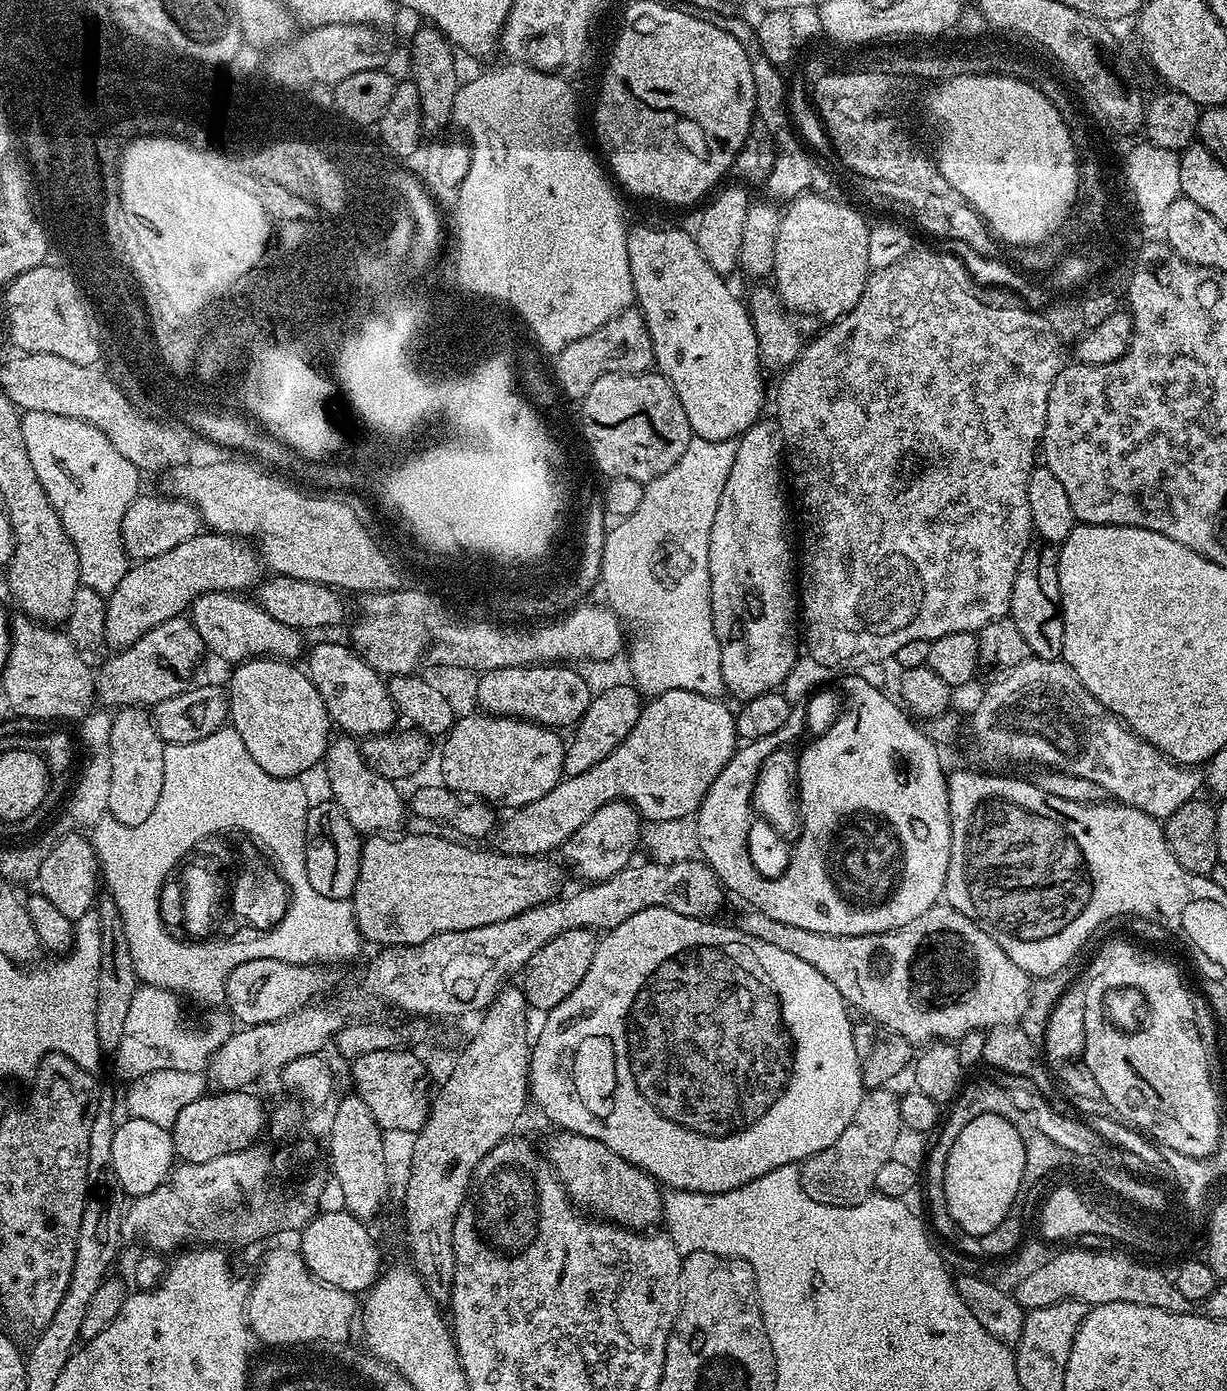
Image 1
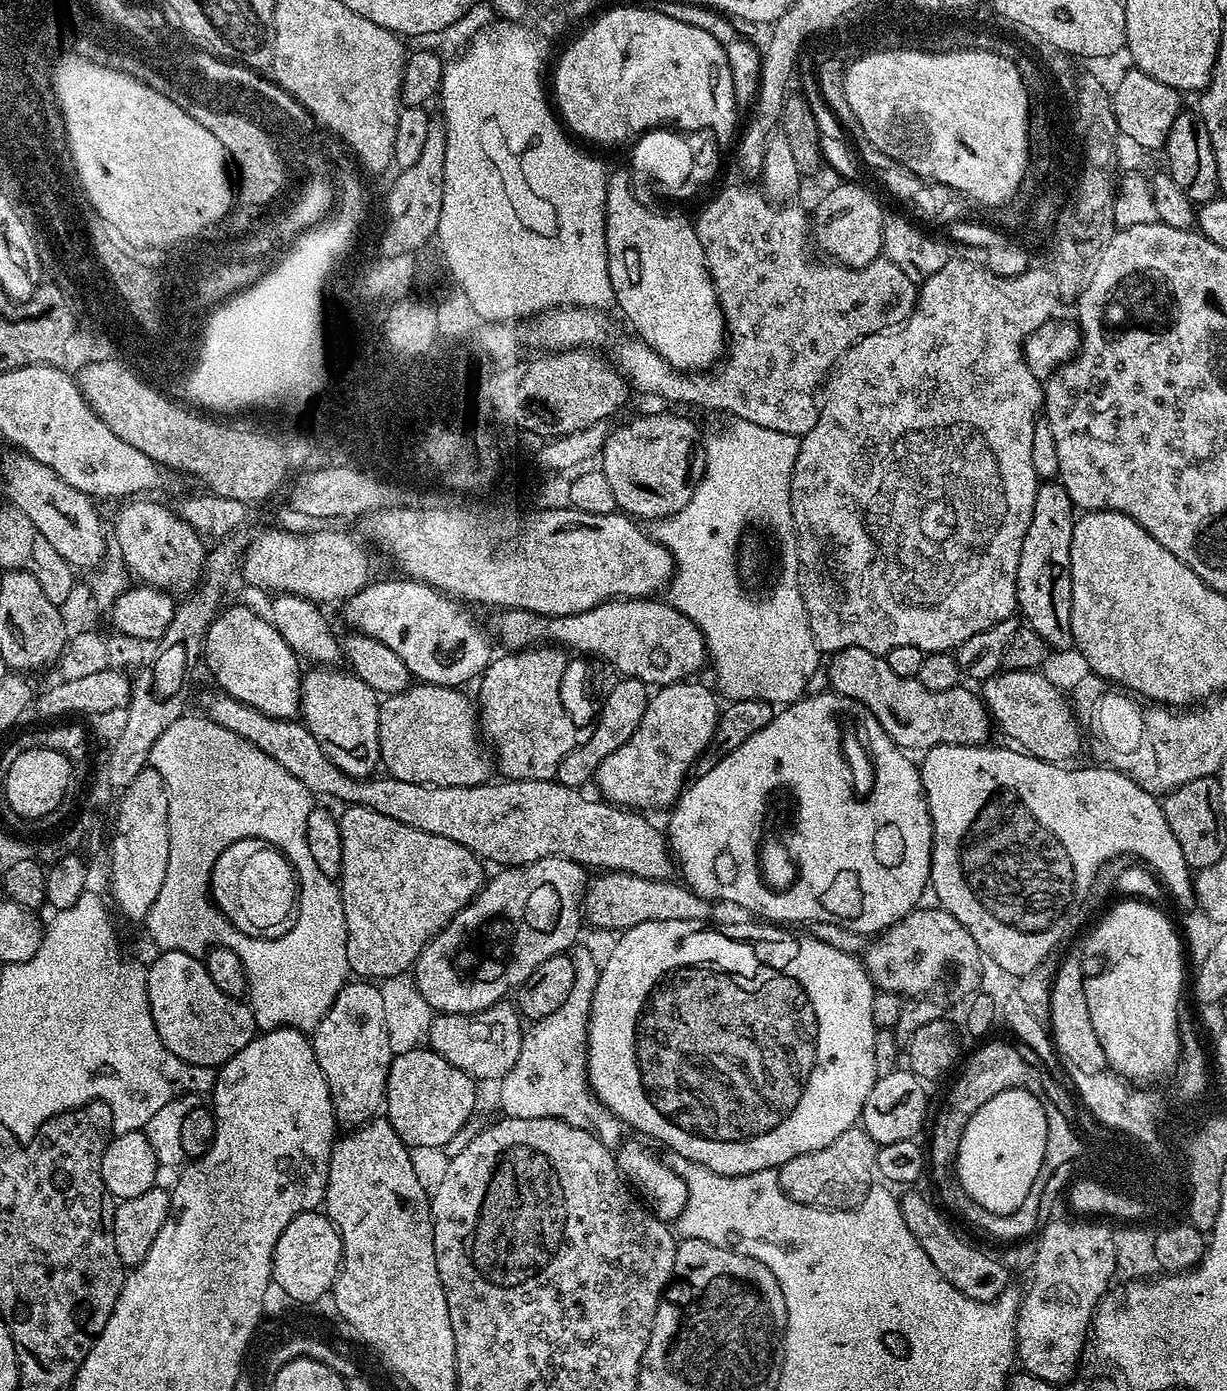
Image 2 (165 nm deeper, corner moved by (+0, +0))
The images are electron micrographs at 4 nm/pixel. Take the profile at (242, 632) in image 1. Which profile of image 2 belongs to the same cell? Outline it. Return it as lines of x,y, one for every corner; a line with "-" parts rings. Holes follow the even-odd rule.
132,498
121,503
124,505
116,516
119,559
137,581
163,589
169,594
187,594
200,583
206,555
205,541
176,510
148,499
152,498

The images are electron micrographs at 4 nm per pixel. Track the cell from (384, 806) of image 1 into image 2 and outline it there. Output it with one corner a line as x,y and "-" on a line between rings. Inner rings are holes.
312,666
300,682
300,711
303,724
314,734
318,746
326,750
326,758
346,774
366,780
377,775
381,767
378,718
378,693
351,671
339,672
336,666

